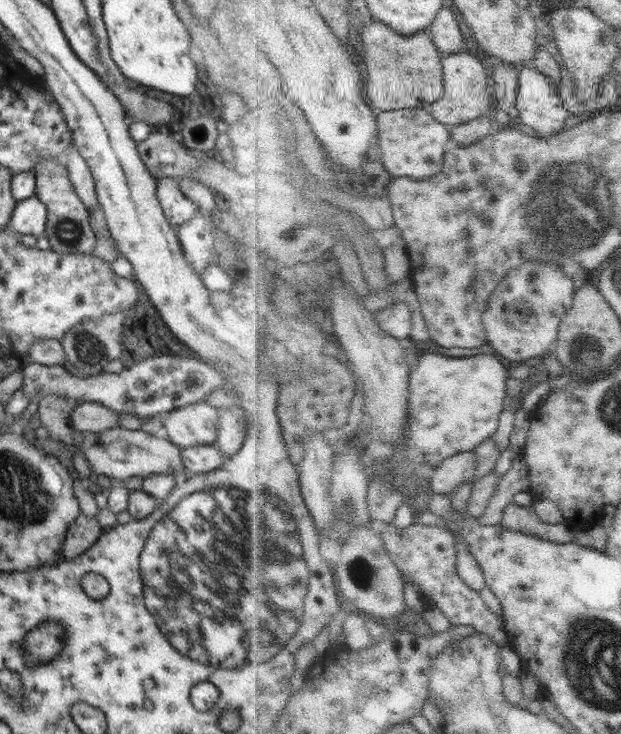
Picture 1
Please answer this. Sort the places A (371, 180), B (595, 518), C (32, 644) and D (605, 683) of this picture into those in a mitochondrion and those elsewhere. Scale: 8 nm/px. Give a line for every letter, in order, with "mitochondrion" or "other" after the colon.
A: other
B: other
C: mitochondrion
D: mitochondrion

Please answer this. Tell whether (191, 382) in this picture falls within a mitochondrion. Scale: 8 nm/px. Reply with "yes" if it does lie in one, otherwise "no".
no

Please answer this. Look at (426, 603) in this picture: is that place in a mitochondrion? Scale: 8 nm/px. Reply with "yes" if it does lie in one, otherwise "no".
no

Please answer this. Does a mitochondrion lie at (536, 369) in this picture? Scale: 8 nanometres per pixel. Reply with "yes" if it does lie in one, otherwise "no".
no

